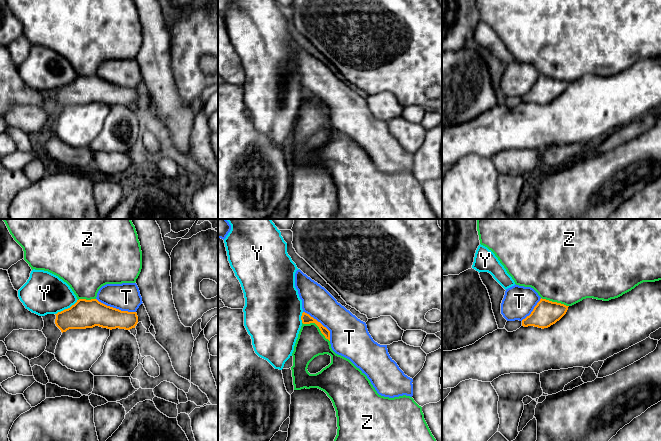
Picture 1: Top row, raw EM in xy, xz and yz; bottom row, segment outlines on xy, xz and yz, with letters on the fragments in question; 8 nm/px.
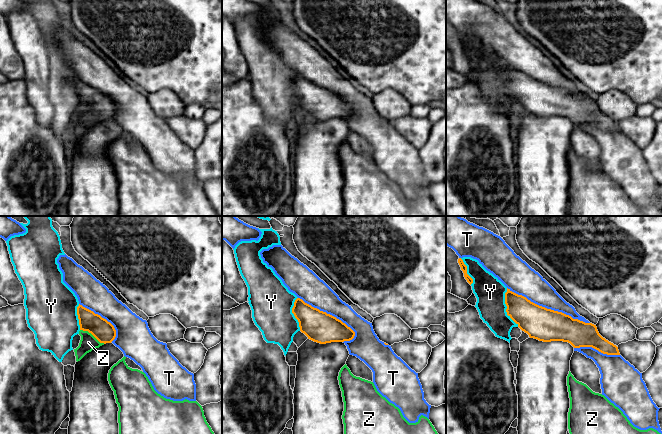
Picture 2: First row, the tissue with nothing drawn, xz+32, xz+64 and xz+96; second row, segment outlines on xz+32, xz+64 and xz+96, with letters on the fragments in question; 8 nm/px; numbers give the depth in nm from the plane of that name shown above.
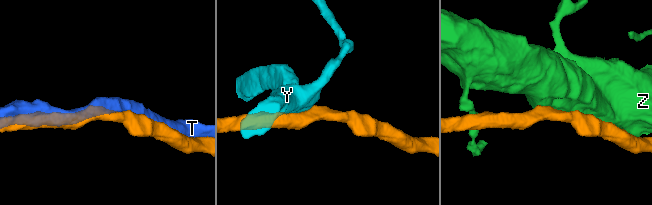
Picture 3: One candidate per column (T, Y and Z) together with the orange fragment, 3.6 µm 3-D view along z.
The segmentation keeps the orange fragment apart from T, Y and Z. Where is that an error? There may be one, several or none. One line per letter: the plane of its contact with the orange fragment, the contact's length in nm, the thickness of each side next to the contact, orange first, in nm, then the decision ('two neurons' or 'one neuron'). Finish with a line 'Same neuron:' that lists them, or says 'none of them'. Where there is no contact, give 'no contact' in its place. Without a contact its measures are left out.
T: meets orange in xy; contact 340 nm long; 220 nm thick on the orange side, 220 nm on the other; one neuron
Y: meets orange in xy; contact 220 nm long; 220 nm thick on the orange side, 340 nm on the other; two neurons
Z: meets orange in xz; contact 280 nm long; 80 nm thick on the orange side, 220 nm on the other; two neurons
Same neuron: T

